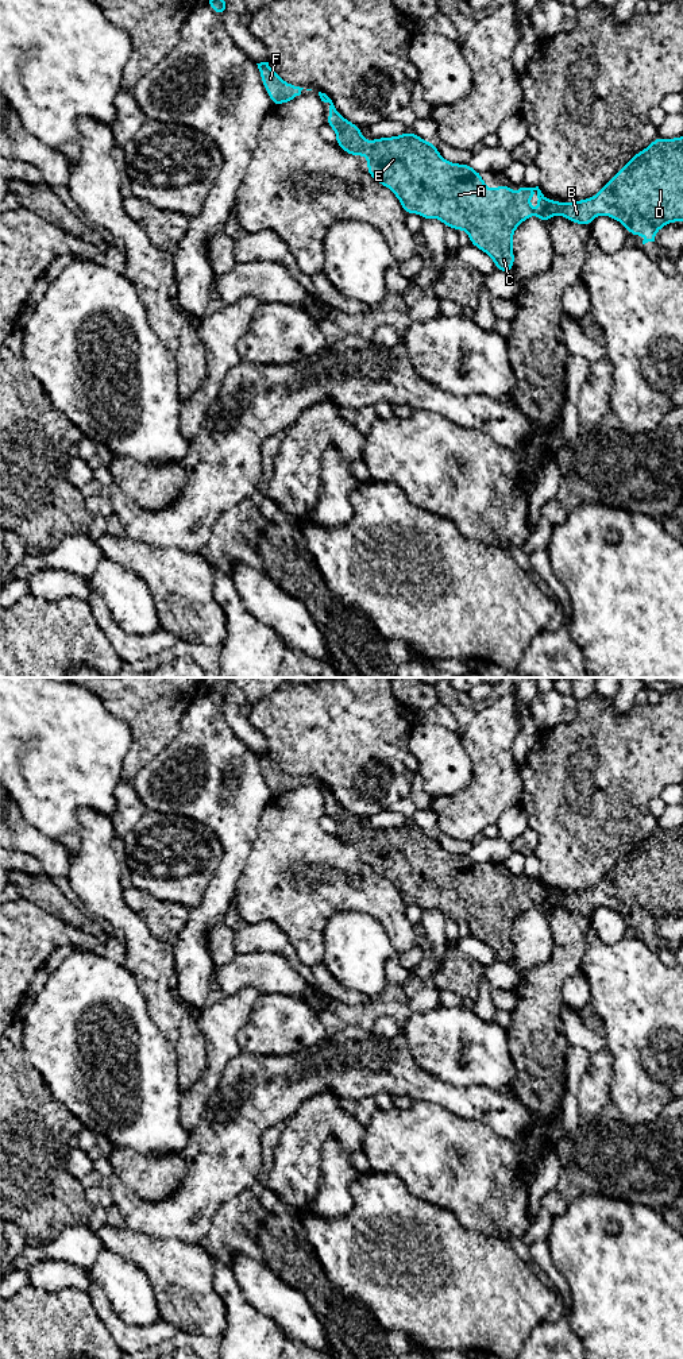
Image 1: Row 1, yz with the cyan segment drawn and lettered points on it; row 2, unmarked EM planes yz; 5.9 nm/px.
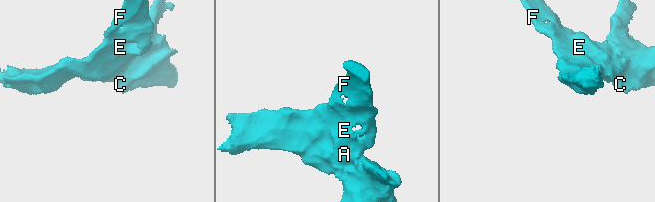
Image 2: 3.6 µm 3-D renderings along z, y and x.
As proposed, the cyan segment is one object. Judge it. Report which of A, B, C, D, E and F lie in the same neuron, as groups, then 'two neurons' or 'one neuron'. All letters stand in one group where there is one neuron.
A B C D E F | one neuron

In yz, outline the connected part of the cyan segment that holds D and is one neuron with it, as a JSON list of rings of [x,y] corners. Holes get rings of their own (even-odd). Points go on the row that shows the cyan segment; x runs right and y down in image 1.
[[[319,92],[321,101],[329,103],[325,124],[336,132],[336,144],[354,157],[367,155],[367,173],[381,185],[389,188],[400,200],[406,215],[418,213],[424,220],[440,219],[445,227],[458,232],[464,229],[470,243],[486,252],[495,263],[495,270],[510,274],[514,266],[513,233],[532,216],[544,224],[548,219],[563,215],[568,221],[590,227],[591,221],[605,215],[620,221],[633,236],[645,235],[643,244],[655,242],[656,232],[664,225],[683,221],[683,135],[675,139],[657,138],[638,151],[603,188],[590,198],[575,202],[548,200],[539,186],[518,186],[513,200],[513,188],[495,186],[491,192],[479,171],[468,163],[458,165],[444,159],[432,142],[414,132],[366,142],[360,127],[344,119],[332,100]],[[537,192],[539,208],[535,213],[529,198]]]

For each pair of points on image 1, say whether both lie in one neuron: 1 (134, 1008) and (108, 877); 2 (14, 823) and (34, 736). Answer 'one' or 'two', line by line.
1: two
2: two

